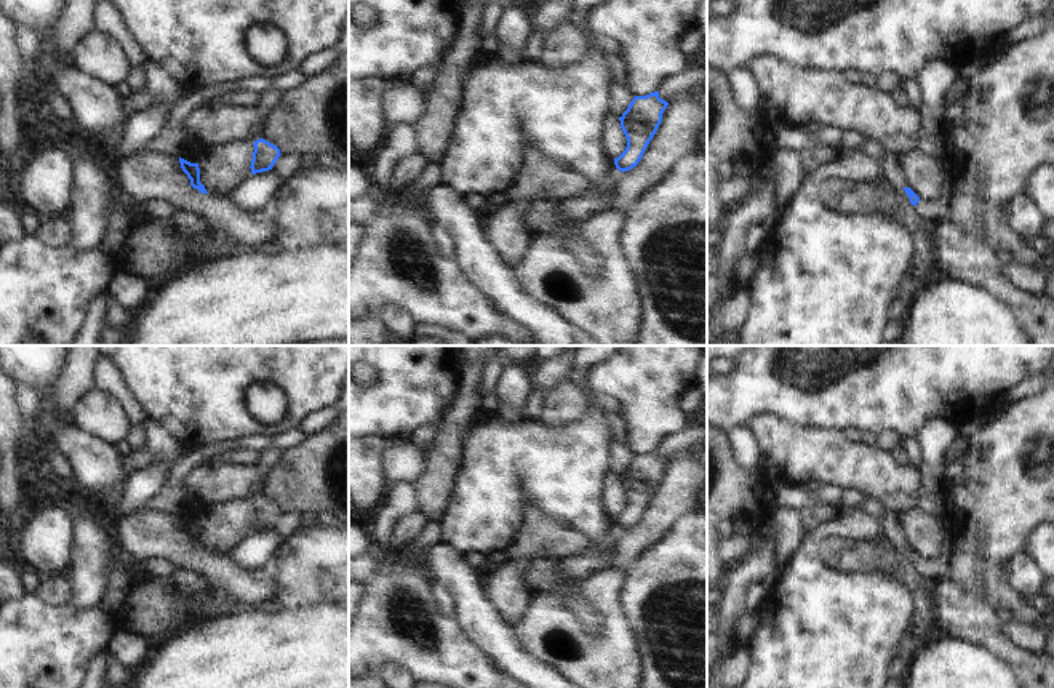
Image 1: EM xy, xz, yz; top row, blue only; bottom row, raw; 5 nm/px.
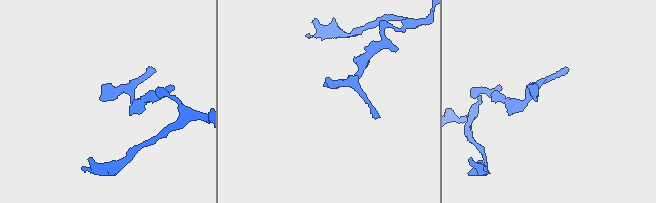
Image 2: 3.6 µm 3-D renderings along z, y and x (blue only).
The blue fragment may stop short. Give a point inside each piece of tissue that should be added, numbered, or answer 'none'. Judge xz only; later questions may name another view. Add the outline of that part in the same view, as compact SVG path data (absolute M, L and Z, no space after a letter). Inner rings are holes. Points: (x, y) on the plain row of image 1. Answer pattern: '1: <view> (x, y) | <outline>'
none

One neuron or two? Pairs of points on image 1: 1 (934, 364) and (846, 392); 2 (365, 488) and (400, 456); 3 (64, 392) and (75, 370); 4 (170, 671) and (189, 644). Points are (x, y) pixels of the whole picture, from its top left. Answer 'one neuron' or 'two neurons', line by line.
1: one neuron
2: two neurons
3: one neuron
4: one neuron

